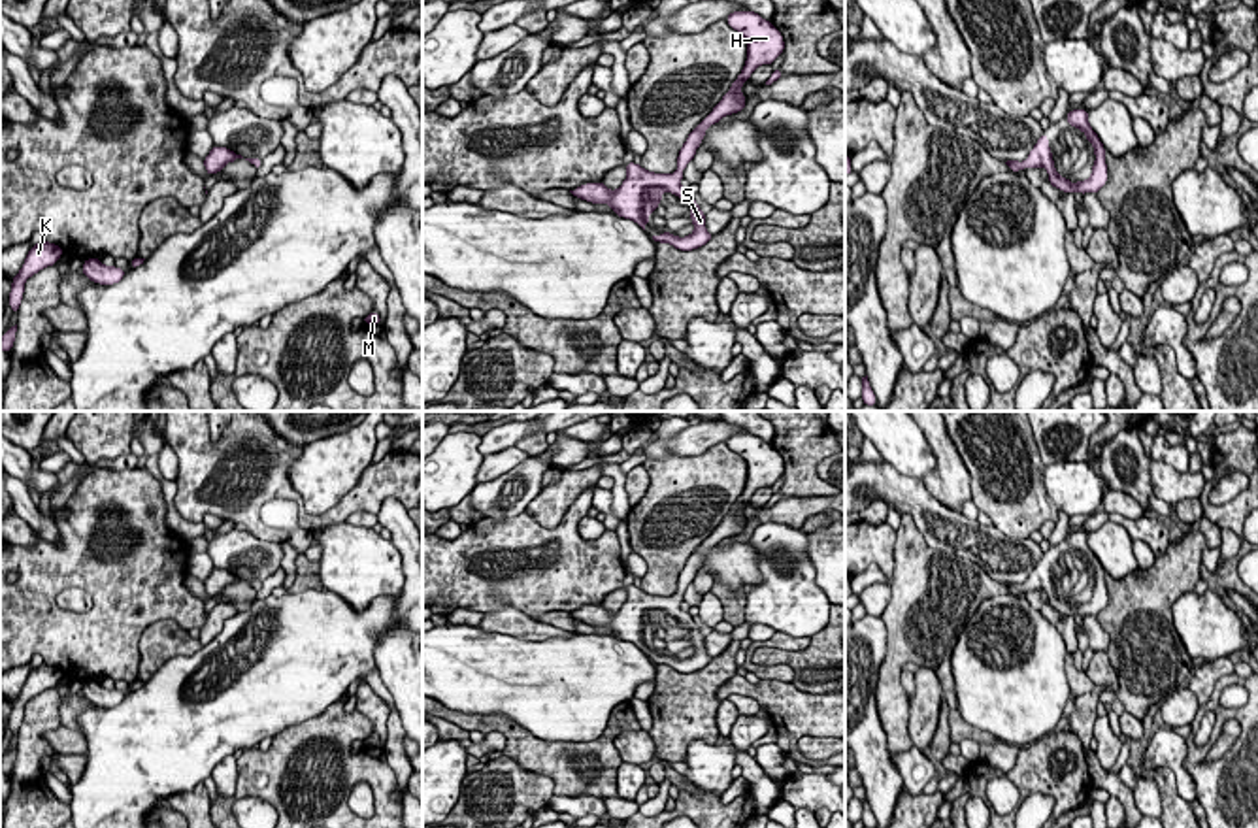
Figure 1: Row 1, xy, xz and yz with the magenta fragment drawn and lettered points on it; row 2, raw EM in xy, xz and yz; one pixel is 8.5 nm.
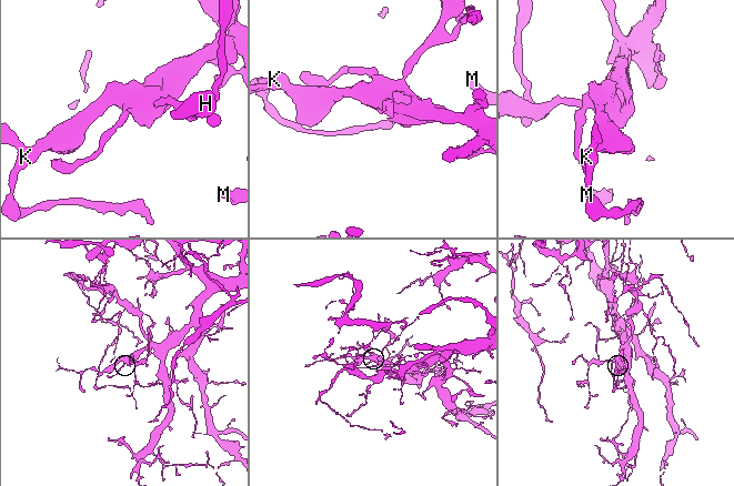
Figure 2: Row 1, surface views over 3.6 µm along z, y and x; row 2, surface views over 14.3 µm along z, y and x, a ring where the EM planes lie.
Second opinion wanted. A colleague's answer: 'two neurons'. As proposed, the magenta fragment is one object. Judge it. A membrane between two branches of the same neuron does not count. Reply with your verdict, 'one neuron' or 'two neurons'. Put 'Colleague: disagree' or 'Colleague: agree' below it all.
one neuron
Colleague: disagree

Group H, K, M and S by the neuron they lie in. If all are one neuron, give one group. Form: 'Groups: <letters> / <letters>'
Groups: H K M S

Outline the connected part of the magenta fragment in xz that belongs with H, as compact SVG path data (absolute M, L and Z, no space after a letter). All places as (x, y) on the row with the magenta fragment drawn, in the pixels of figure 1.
M732 11L726 17L726 23L747 40L745 68L732 83L730 91L722 96L722 100L713 108L713 111L705 115L703 121L688 134L677 157L679 170L673 174L654 174L647 172L636 162L628 162L628 175L617 190L609 190L602 181L585 183L570 190L575 198L592 204L607 204L619 217L632 219L643 230L647 223L651 224L647 215L656 211L664 190L675 194L677 198L690 198L692 204L688 209L694 232L685 238L673 236L671 232L653 236L654 241L670 243L679 251L698 249L713 238L713 234L709 234L705 228L705 213L700 209L690 190L681 187L683 170L688 162L694 160L696 149L700 147L705 130L719 123L722 117L737 113L747 106L745 94L739 89L751 77L751 74L760 64L773 64L775 58L785 51L785 40L781 32L773 26L771 21L762 19L754 11Z

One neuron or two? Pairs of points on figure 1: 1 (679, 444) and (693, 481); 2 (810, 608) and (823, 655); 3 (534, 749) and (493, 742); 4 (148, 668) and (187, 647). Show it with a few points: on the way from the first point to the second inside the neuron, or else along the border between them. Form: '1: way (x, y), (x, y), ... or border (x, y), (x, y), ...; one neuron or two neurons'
1: border (725, 442), (713, 444), (698, 455), (676, 457); two neurons
2: border (825, 625), (810, 636); two neurons
3: border (485, 732), (500, 732), (506, 747); two neurons
4: way (157, 662), (172, 647), (178, 647); one neuron

